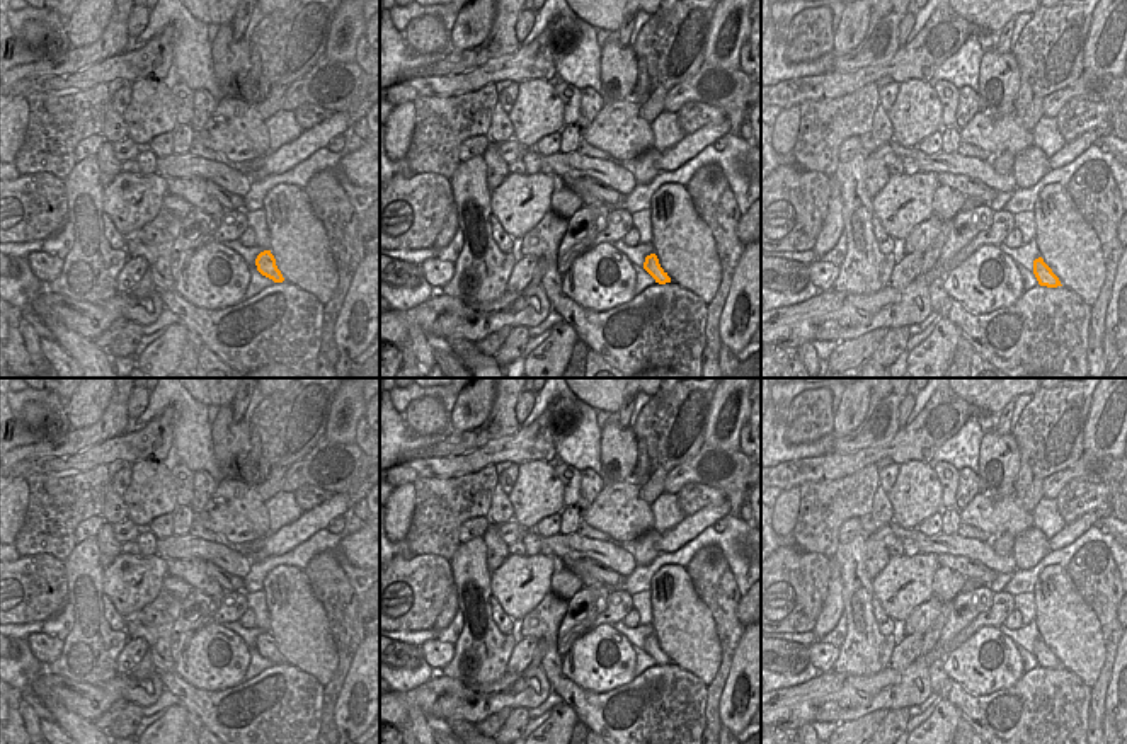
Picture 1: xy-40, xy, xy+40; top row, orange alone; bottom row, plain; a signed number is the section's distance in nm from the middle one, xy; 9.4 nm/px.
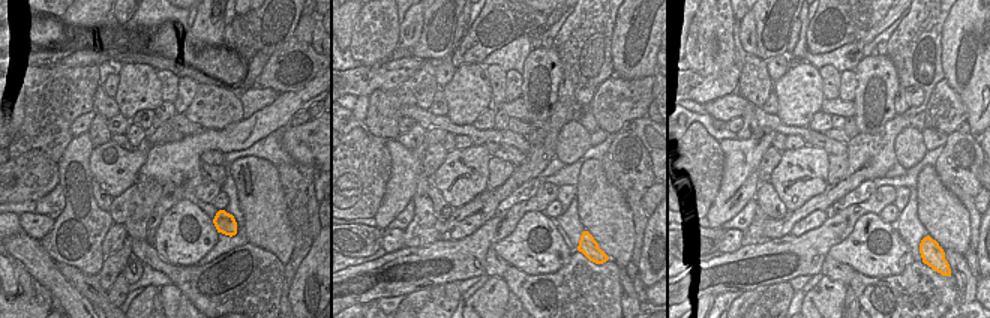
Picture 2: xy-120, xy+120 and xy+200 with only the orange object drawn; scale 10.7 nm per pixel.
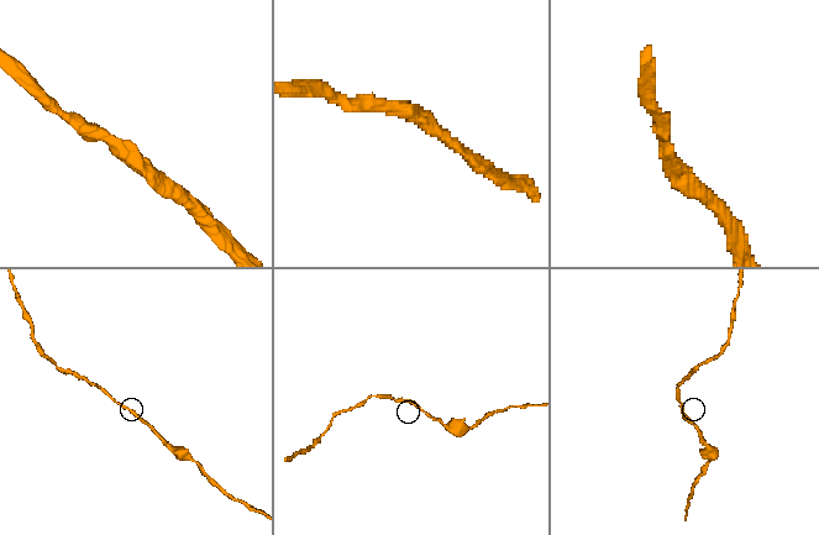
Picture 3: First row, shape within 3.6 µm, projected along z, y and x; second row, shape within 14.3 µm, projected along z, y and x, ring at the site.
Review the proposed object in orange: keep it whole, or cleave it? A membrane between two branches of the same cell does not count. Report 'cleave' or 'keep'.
keep

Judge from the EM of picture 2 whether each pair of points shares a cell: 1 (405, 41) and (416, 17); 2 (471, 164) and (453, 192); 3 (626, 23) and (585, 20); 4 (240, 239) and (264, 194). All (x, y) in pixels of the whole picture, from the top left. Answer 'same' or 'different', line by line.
1: same
2: same
3: different
4: different

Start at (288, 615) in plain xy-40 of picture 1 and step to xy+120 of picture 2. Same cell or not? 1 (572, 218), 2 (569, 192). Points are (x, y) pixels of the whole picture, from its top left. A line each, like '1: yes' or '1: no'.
1: no
2: no

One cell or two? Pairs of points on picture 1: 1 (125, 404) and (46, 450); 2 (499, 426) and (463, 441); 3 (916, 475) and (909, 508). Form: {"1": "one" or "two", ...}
{"1": "one", "2": "one", "3": "one"}

